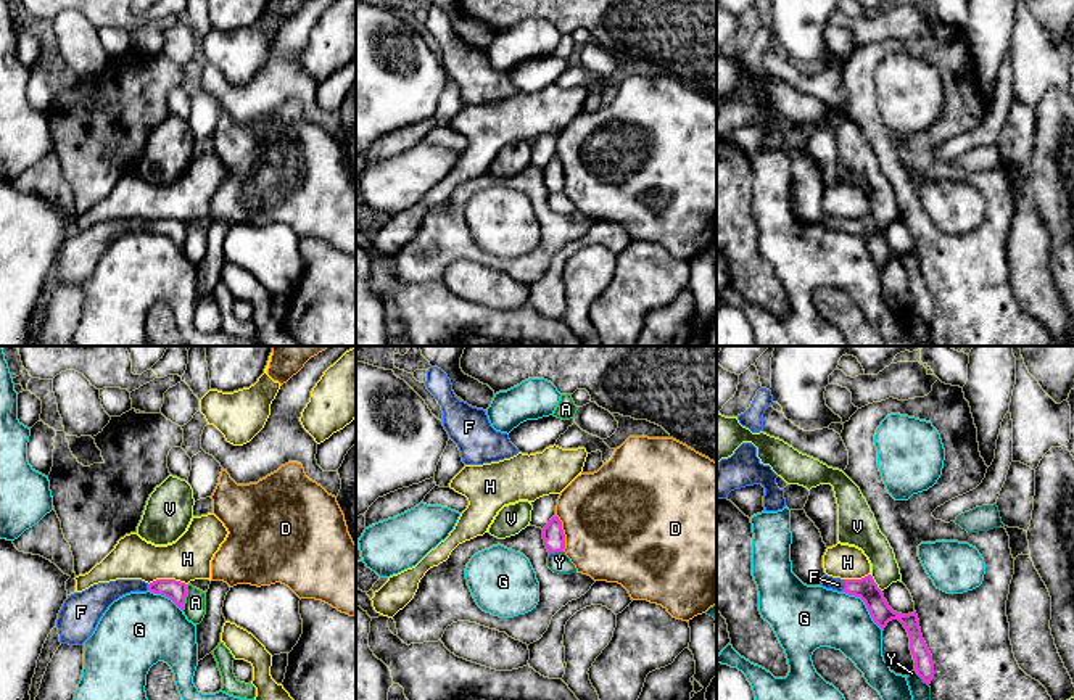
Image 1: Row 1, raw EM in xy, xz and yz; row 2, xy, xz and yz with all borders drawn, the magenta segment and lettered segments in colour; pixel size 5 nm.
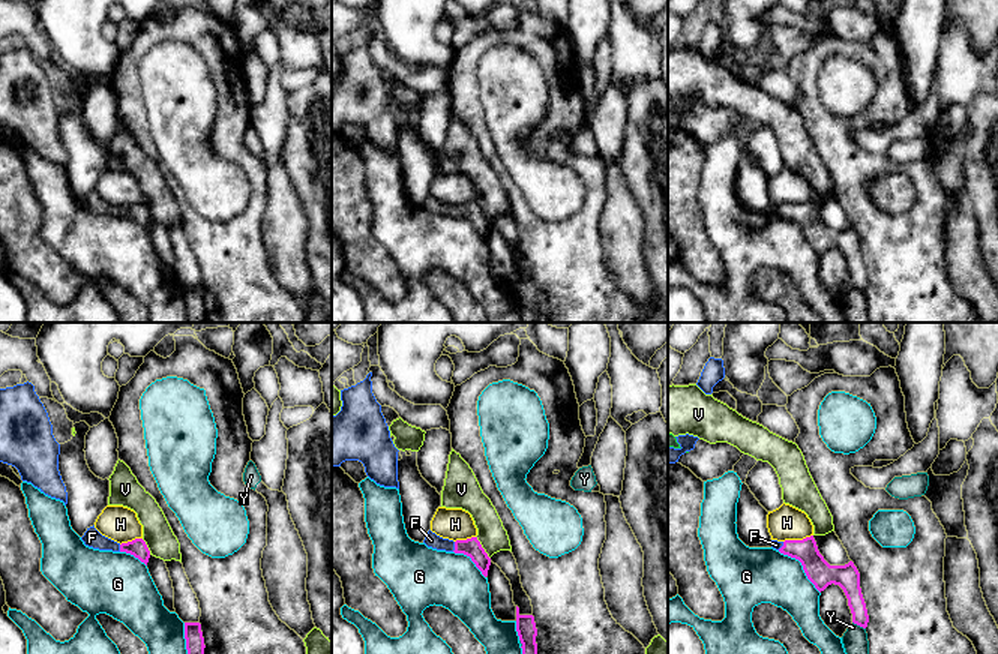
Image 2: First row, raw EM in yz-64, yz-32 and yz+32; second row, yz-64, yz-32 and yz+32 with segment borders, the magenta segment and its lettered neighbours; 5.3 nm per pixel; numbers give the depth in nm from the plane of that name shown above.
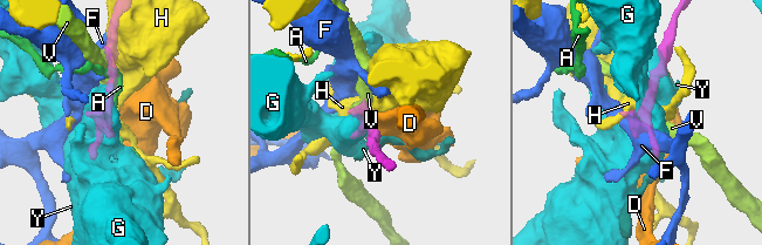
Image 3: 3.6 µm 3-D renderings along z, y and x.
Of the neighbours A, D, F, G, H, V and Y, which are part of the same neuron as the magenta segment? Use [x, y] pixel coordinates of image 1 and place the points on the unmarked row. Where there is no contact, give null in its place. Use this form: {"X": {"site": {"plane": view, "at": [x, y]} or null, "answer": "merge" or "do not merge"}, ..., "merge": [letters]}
{"A": {"site": {"plane": "xy", "at": [184, 237]}, "answer": "do not merge"}, "D": {"site": {"plane": "xz", "at": [562, 172]}, "answer": "do not merge"}, "F": {"site": {"plane": "yz", "at": [846, 226]}, "answer": "merge"}, "G": {"site": {"plane": "yz", "at": [865, 243]}, "answer": "do not merge"}, "H": {"site": {"plane": "xy", "at": [166, 219]}, "answer": "do not merge"}, "V": {"site": {"plane": "yz", "at": [875, 222]}, "answer": "do not merge"}, "Y": {"site": {"plane": "yz", "at": [920, 316]}, "answer": "do not merge"}, "merge": ["F"]}

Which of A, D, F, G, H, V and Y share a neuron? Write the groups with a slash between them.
A / D / F / G / H / V / Y

